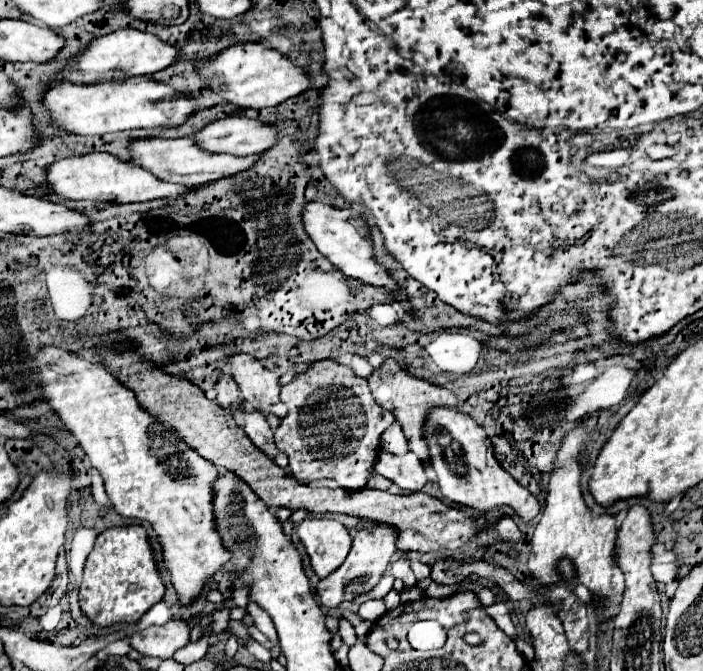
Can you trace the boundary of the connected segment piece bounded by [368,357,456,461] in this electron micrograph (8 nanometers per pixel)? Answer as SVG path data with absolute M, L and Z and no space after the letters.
M388 357L378 369L374 369L374 373L368 377L368 387L372 391L372 397L378 401L378 405L382 405L384 409L390 409L396 417L396 421L400 423L406 439L410 441L410 451L418 453L418 457L422 461L428 461L428 447L422 439L422 425L426 419L426 413L434 407L434 405L448 405L448 407L456 407L456 397L450 389L434 385L426 379L418 379L412 373L408 373L406 369L402 369L398 365L396 359Z

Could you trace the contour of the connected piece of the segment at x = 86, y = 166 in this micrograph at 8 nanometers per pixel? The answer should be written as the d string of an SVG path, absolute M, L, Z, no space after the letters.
M86 153L72 155L60 161L54 161L46 167L46 185L62 199L70 201L108 201L108 203L134 203L134 201L150 201L162 197L180 197L192 187L164 183L156 179L150 171L130 165L126 161L116 159L110 153Z

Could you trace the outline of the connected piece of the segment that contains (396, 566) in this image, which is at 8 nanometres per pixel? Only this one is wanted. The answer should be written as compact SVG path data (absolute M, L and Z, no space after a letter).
M398 551L396 559L394 559L392 567L390 567L390 573L392 573L392 575L398 575L398 579L402 579L404 587L412 587L412 585L416 585L416 577L414 577L410 565L412 565L412 561L408 559L406 551Z

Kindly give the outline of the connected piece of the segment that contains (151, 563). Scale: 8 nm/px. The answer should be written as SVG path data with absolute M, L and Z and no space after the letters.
M142 525L112 527L96 537L96 545L86 559L80 585L80 607L94 625L108 627L120 621L138 621L154 603L164 597L164 591L166 587Z

